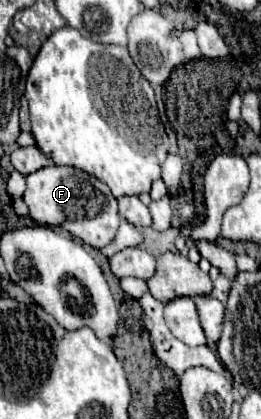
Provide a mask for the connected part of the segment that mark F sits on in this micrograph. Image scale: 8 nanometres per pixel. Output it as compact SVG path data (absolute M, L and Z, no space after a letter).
M46 166L46 168L38 170L36 174L28 174L26 184L28 184L28 188L24 192L24 202L28 204L28 210L30 210L30 216L34 222L44 224L44 226L62 226L72 236L80 238L82 242L90 244L96 250L108 246L114 240L114 236L118 232L118 224L120 224L118 204L116 204L116 198L112 196L112 192L108 190L108 186L104 182L100 182L98 178L94 178L82 170L76 170L76 168L68 168L68 166Z

